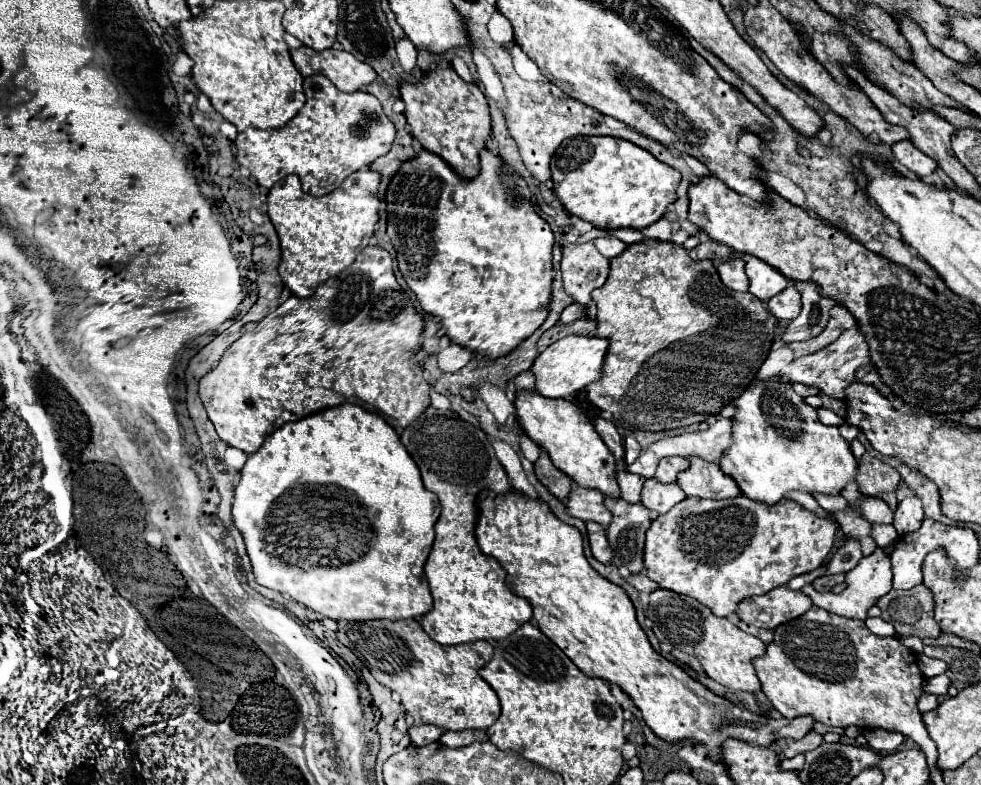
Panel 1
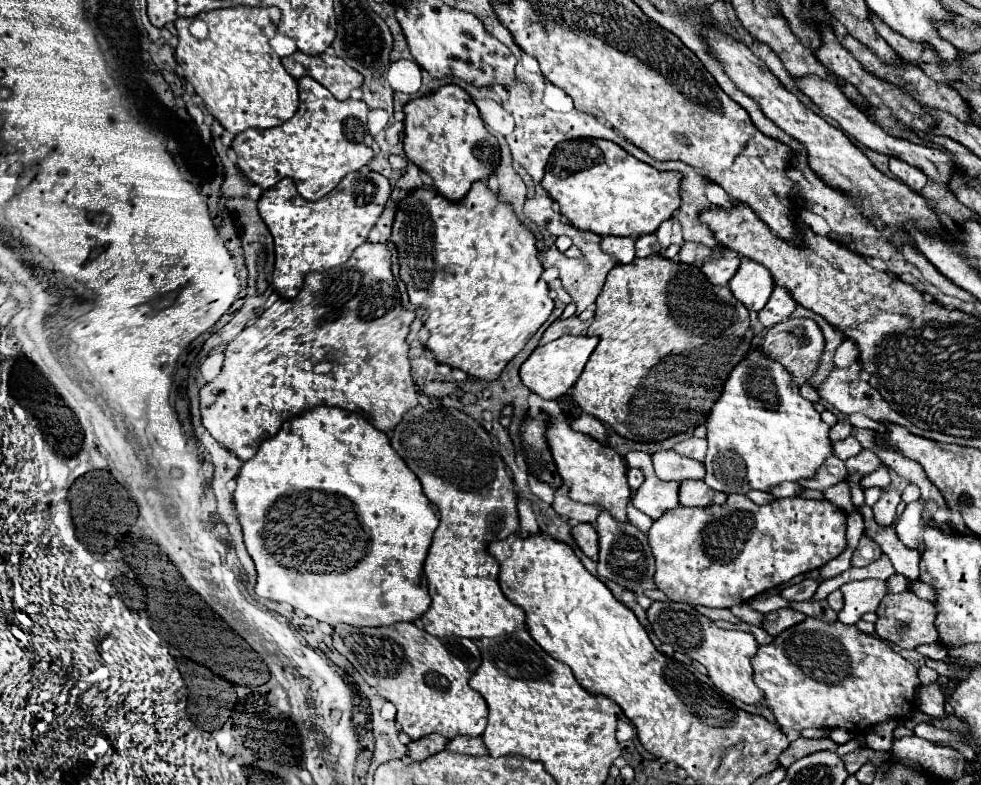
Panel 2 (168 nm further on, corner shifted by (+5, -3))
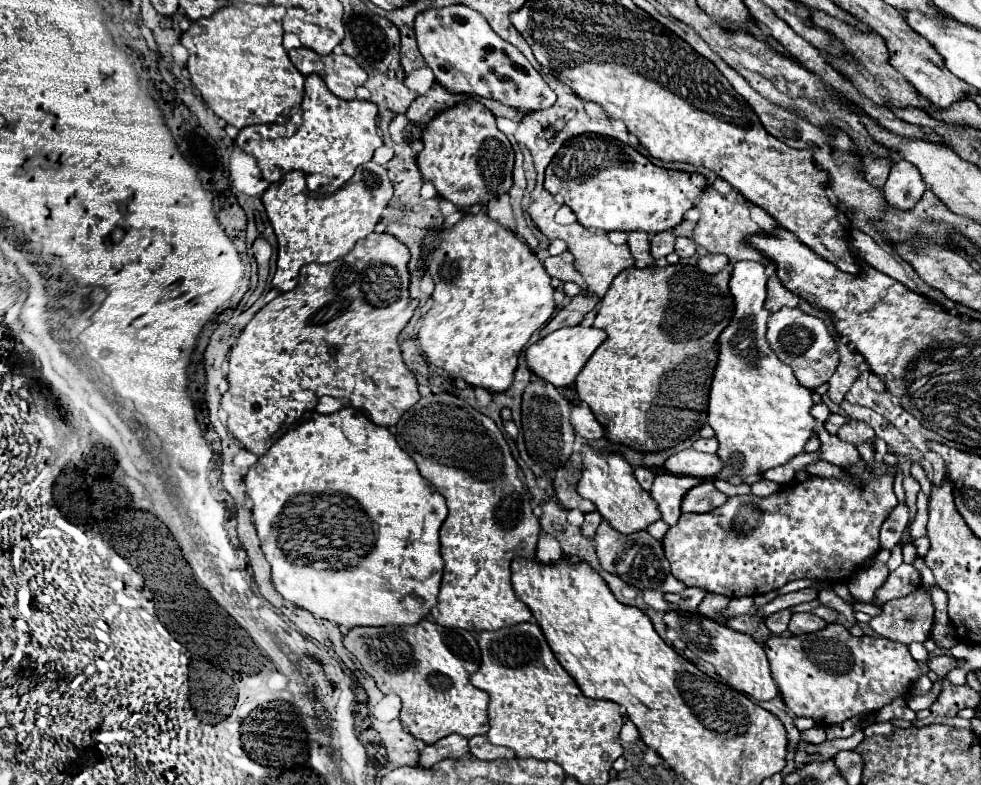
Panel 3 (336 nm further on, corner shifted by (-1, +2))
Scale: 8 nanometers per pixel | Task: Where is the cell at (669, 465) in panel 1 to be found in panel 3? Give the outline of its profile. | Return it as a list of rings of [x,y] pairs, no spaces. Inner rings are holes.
[[[686,448],[682,452],[676,452],[664,462],[664,468],[672,474],[680,476],[694,476],[694,478],[712,478],[716,472],[720,472],[720,460],[716,454],[704,454],[696,452],[692,448]]]

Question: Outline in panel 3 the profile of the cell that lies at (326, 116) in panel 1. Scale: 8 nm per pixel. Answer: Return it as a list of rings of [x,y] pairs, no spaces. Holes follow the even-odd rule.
[[[310,74],[310,76],[306,76],[306,94],[304,94],[302,106],[288,122],[242,128],[234,142],[246,154],[256,158],[258,168],[268,182],[278,182],[284,174],[288,174],[292,170],[302,170],[306,176],[306,184],[312,192],[332,194],[352,178],[354,170],[360,164],[370,162],[376,148],[382,146],[382,138],[376,132],[376,116],[378,116],[378,106],[374,102],[358,100],[358,98],[356,100],[342,100],[326,88],[324,80],[318,74]]]

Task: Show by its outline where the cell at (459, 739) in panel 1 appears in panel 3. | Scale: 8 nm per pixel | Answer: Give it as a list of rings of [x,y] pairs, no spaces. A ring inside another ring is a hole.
[[[472,736],[468,740],[468,746],[470,746],[470,754],[474,754],[480,760],[504,760],[504,758],[510,760],[510,758],[514,758],[514,752],[510,748],[494,746],[488,742],[486,736]]]

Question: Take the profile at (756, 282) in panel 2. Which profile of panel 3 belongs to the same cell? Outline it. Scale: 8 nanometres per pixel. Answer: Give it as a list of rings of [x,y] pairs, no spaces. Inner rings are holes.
[[[736,262],[730,278],[730,292],[734,296],[736,314],[728,328],[720,334],[720,358],[714,372],[710,402],[708,402],[708,424],[716,432],[718,440],[718,458],[722,462],[722,470],[714,476],[714,480],[728,480],[738,476],[742,482],[750,476],[762,476],[766,470],[776,468],[792,460],[794,456],[806,452],[806,444],[812,436],[816,436],[816,418],[810,414],[814,402],[812,392],[796,380],[792,368],[776,358],[766,342],[766,322],[770,312],[764,308],[766,300],[766,282],[768,276],[764,272],[762,262]]]

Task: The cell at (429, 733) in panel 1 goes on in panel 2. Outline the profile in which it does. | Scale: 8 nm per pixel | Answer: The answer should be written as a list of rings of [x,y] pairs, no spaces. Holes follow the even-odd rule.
[[[426,735],[408,745],[408,757],[412,761],[424,761],[424,759],[440,753],[446,747],[446,743],[448,743],[448,739],[442,735]]]

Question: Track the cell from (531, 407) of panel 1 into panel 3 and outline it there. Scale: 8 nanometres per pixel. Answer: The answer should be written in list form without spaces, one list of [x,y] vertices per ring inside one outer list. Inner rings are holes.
[[[582,444],[582,476],[576,484],[576,490],[582,498],[592,500],[602,514],[604,520],[612,524],[622,534],[632,534],[638,530],[646,530],[648,524],[660,518],[658,506],[652,500],[652,496],[634,480],[634,468],[628,464],[628,460],[622,454],[616,452],[598,452],[590,444]]]

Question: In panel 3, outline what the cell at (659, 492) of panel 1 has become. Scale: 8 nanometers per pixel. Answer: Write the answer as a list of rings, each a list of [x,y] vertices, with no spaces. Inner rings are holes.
[[[668,472],[656,474],[650,496],[658,502],[658,510],[666,524],[674,526],[678,522],[680,502],[684,498],[684,494],[700,482],[704,482],[704,480],[702,478],[684,478],[684,476],[676,476],[676,474],[668,474]]]

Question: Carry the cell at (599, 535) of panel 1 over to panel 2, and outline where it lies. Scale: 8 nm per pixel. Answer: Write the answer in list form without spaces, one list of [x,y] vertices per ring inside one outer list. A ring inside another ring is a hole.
[[[580,523],[580,525],[572,527],[572,537],[584,555],[588,555],[594,561],[598,559],[598,533],[596,533],[594,525]]]

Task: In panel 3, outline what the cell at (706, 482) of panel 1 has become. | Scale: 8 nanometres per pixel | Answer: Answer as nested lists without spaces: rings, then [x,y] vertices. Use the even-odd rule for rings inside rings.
[[[702,482],[700,486],[688,490],[682,500],[682,512],[708,512],[712,508],[722,506],[724,500],[728,500],[728,496],[716,490],[712,482]]]

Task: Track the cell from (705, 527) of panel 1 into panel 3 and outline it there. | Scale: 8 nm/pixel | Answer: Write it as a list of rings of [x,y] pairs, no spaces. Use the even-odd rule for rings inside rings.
[[[860,462],[852,470],[846,470],[842,480],[814,476],[806,482],[796,482],[792,490],[782,488],[768,498],[758,498],[754,494],[734,496],[728,498],[724,506],[710,512],[682,514],[678,524],[670,526],[662,538],[666,558],[672,566],[672,576],[686,586],[728,598],[766,594],[798,578],[820,578],[830,582],[846,580],[854,574],[858,564],[872,558],[880,550],[880,526],[898,504],[892,484],[894,476],[874,478],[868,466]]]

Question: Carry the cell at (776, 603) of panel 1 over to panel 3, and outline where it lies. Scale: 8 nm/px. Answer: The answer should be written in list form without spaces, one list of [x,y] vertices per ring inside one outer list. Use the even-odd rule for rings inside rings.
[[[796,612],[792,614],[790,622],[788,622],[788,632],[790,634],[804,634],[804,632],[812,632],[812,630],[820,630],[824,628],[826,622],[822,618],[818,618],[816,614],[810,612]]]

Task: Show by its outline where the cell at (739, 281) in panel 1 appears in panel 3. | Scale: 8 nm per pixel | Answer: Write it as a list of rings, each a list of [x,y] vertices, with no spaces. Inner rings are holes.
[[[708,254],[698,260],[698,268],[706,274],[716,274],[720,270],[726,270],[728,266],[730,266],[730,260],[724,258],[724,254]]]

